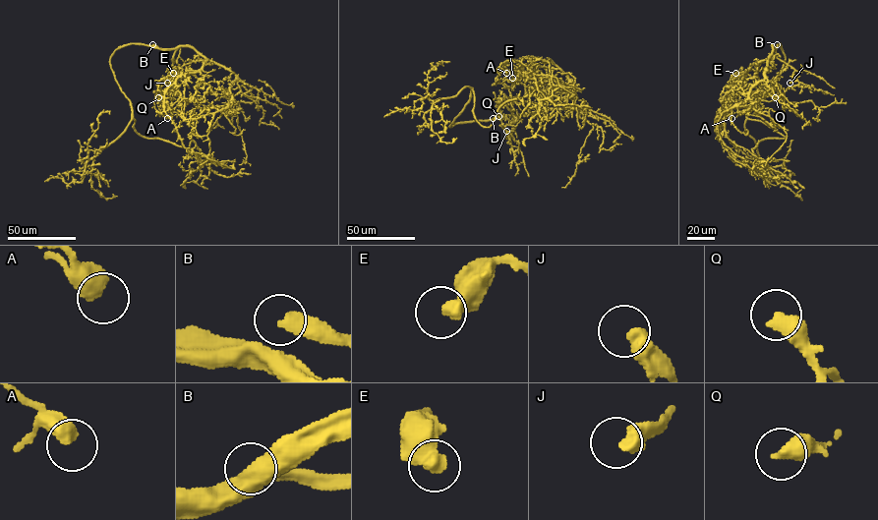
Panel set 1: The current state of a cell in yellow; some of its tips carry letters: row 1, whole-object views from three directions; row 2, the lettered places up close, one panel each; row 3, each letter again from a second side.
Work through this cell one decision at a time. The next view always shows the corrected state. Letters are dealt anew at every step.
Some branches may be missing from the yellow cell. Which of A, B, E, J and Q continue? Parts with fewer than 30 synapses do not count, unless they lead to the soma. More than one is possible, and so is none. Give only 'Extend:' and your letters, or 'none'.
Extend: B

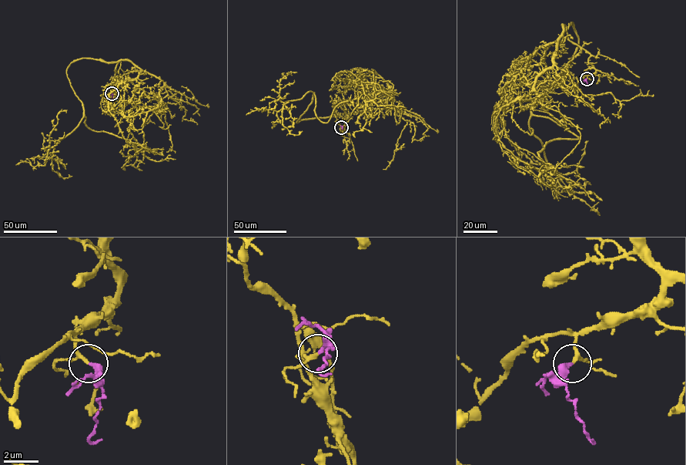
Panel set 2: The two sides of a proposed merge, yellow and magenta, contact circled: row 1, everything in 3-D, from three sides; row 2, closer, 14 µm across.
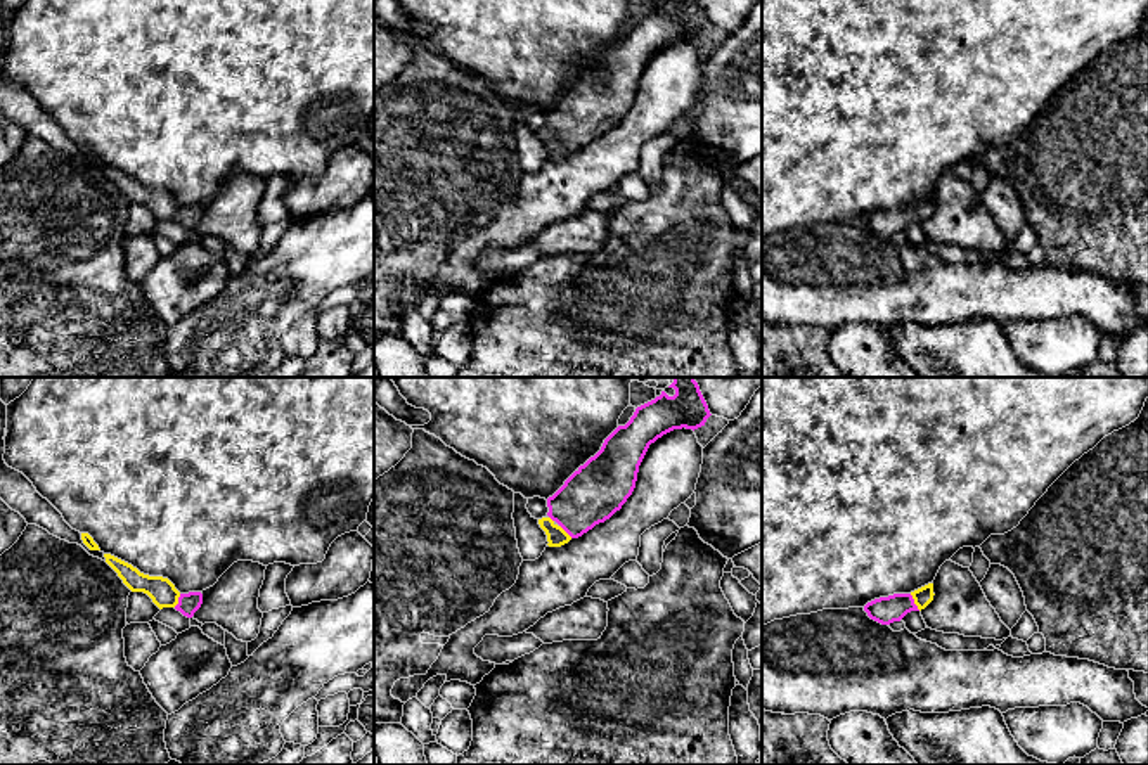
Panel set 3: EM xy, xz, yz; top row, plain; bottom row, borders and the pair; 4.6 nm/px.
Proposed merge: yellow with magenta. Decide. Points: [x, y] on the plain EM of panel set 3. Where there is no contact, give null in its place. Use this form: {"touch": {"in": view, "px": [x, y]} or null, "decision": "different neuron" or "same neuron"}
{"touch": {"in": "yz", "px": [915, 215]}, "decision": "same neuron"}

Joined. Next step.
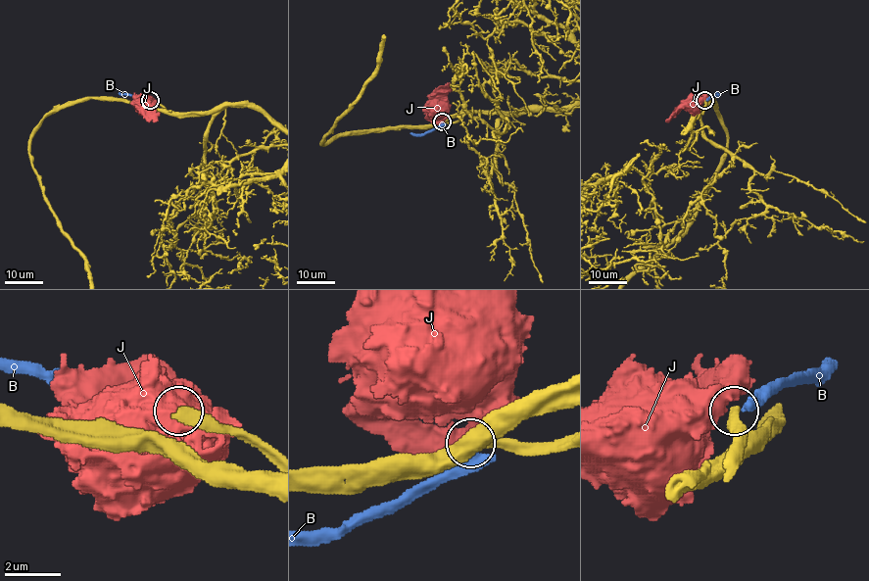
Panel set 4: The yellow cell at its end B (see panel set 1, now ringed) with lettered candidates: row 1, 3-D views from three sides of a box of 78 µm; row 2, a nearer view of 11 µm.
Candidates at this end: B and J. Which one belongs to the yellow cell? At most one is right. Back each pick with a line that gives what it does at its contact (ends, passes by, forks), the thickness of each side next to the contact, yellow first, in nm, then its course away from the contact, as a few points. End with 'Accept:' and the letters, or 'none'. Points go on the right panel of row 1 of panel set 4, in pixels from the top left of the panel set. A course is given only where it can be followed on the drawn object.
Accept: none

